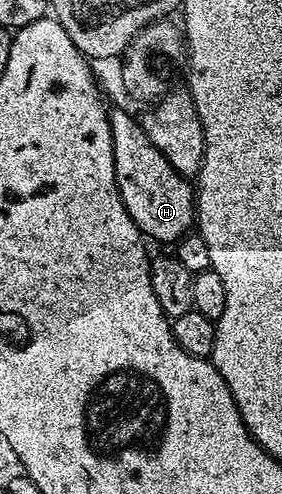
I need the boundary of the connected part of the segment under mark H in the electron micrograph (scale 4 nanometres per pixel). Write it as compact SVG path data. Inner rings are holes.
M114 109L110 115L117 188L129 216L148 239L156 238L168 244L178 242L197 222L196 187L176 172L157 148L153 148L138 117Z

